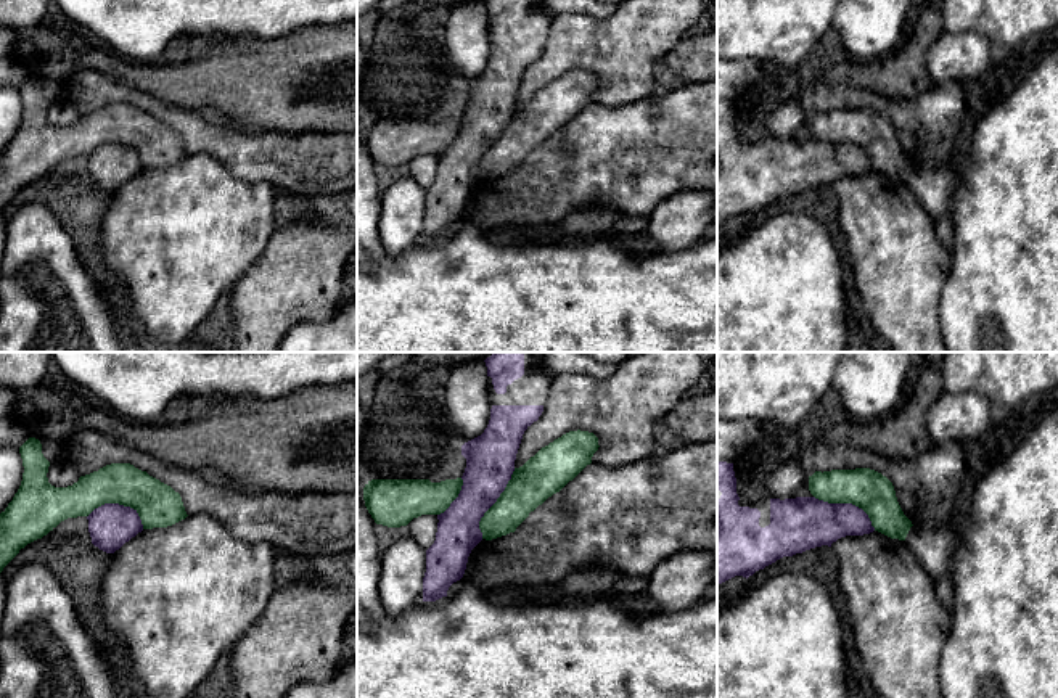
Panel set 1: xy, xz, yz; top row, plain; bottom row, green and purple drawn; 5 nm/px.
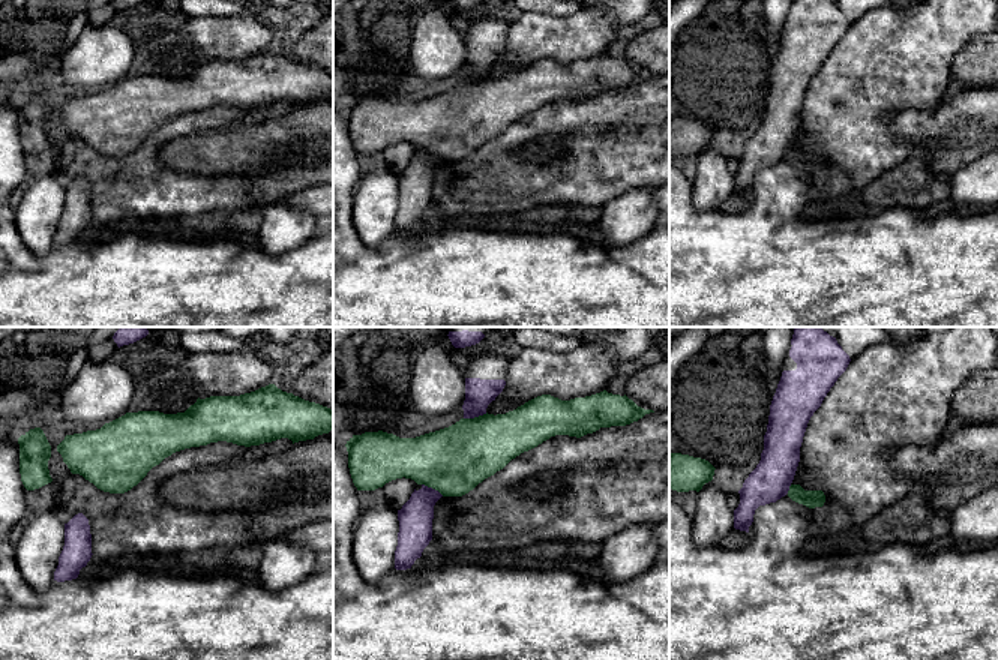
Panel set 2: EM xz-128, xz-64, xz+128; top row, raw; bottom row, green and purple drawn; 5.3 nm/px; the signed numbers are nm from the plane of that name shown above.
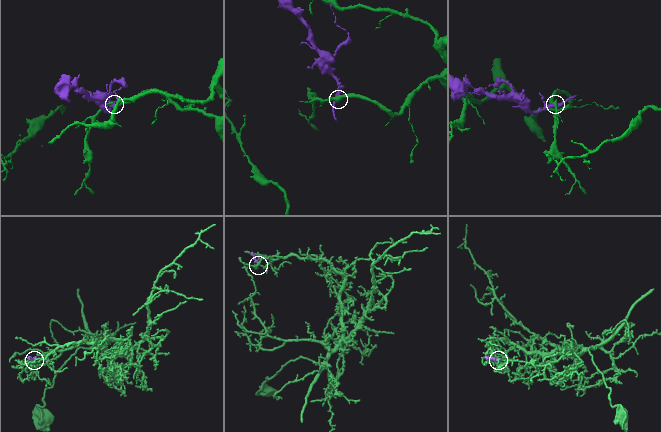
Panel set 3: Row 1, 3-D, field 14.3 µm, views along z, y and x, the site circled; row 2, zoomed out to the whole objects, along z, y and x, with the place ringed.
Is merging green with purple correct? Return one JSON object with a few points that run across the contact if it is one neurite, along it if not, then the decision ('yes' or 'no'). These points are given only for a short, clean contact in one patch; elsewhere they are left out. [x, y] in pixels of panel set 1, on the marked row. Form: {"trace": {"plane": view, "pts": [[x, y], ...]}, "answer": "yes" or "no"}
{"answer": "no"}

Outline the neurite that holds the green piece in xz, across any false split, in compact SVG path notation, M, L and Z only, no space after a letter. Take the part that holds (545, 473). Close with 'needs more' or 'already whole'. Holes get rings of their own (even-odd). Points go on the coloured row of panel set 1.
M569 431L515 468L505 491L479 521L482 539L492 540L515 532L531 511L592 463L598 447L593 433Z | already whole

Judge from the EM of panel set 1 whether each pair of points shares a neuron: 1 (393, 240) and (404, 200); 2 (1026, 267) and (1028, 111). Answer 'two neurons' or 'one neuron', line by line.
1: one neuron
2: one neuron

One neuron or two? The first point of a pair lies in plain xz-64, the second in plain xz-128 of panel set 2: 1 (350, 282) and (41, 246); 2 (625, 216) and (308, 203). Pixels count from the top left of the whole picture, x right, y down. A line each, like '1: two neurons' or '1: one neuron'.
1: two neurons
2: two neurons

